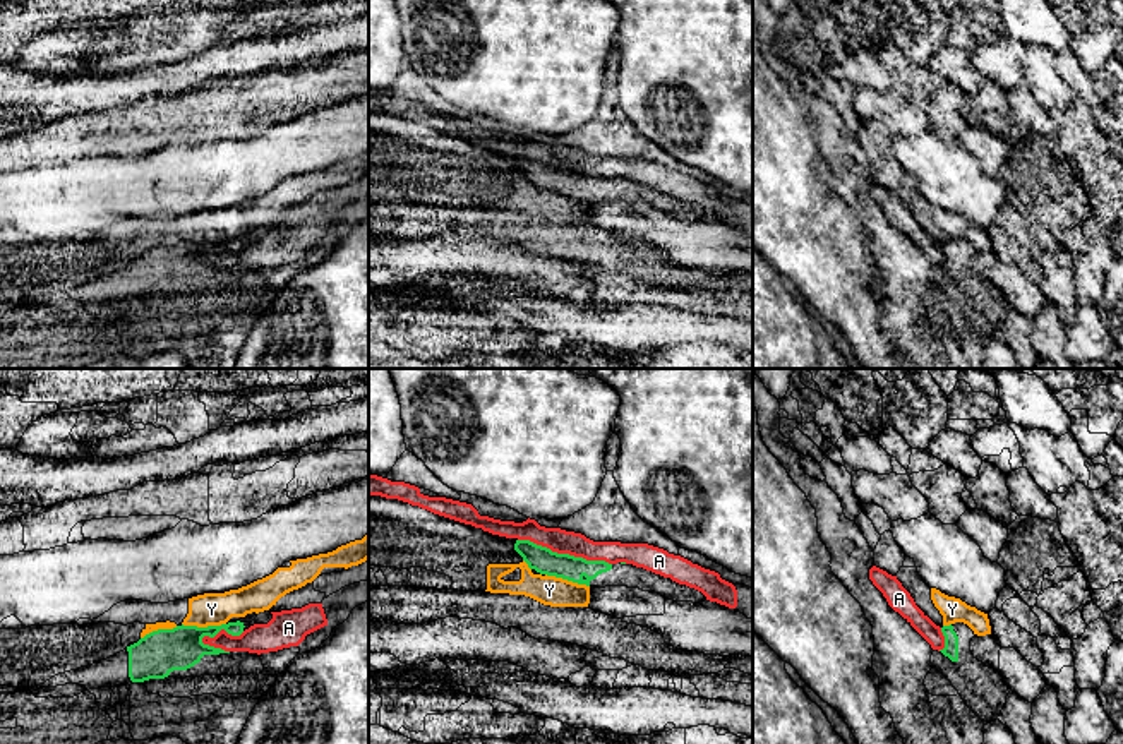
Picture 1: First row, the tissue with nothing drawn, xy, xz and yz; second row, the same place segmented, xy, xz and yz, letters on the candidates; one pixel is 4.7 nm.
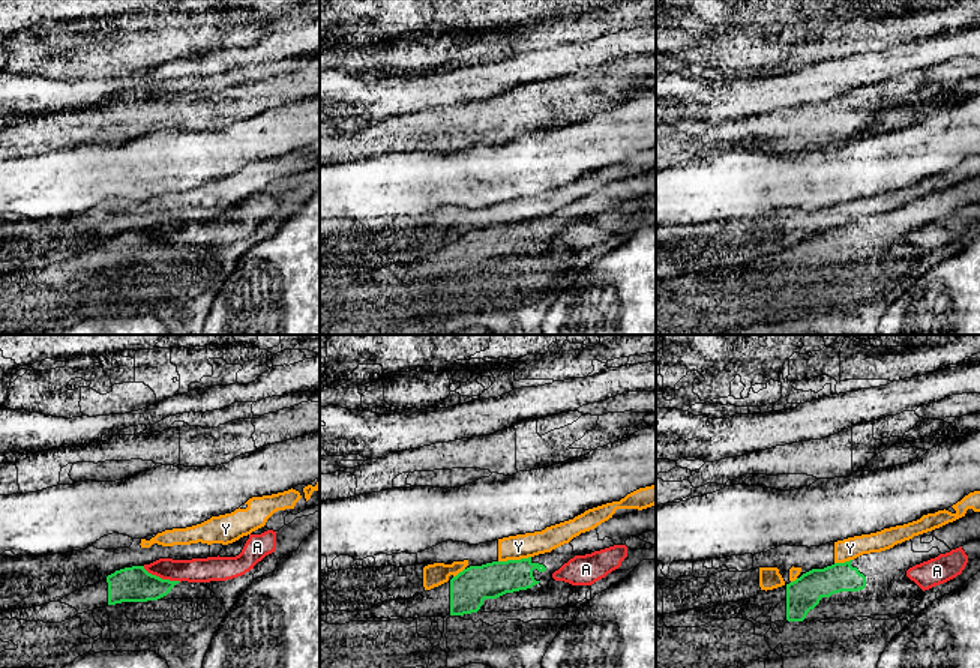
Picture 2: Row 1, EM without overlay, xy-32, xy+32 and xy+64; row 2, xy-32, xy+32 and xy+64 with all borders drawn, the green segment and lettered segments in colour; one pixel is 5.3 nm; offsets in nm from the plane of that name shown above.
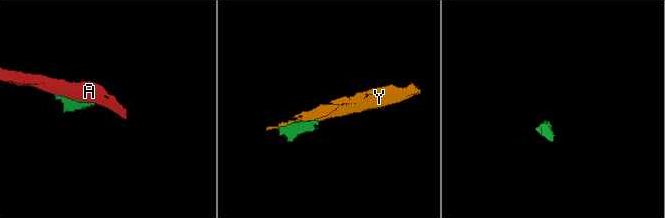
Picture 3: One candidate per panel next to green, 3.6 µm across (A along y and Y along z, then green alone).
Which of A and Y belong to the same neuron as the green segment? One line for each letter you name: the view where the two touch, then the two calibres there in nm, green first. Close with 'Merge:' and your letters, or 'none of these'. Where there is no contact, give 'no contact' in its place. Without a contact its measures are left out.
Merge: none of these

